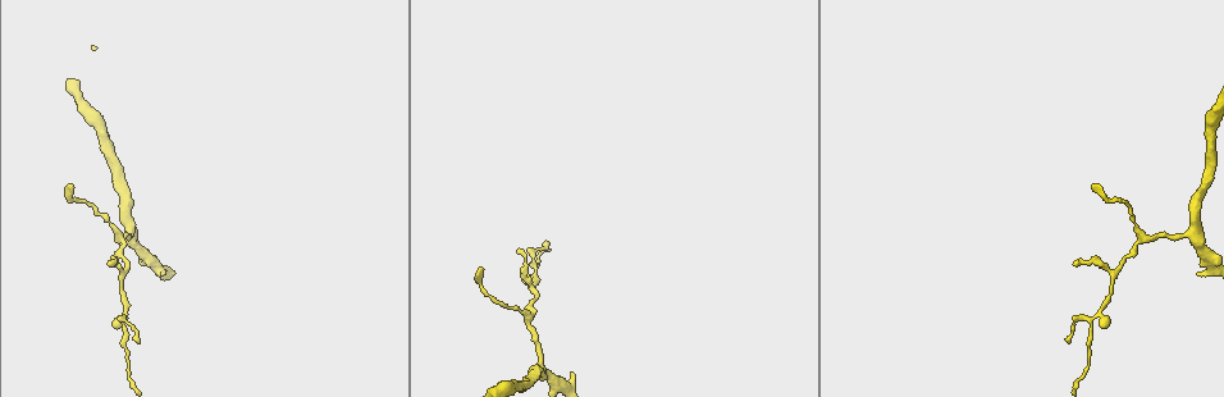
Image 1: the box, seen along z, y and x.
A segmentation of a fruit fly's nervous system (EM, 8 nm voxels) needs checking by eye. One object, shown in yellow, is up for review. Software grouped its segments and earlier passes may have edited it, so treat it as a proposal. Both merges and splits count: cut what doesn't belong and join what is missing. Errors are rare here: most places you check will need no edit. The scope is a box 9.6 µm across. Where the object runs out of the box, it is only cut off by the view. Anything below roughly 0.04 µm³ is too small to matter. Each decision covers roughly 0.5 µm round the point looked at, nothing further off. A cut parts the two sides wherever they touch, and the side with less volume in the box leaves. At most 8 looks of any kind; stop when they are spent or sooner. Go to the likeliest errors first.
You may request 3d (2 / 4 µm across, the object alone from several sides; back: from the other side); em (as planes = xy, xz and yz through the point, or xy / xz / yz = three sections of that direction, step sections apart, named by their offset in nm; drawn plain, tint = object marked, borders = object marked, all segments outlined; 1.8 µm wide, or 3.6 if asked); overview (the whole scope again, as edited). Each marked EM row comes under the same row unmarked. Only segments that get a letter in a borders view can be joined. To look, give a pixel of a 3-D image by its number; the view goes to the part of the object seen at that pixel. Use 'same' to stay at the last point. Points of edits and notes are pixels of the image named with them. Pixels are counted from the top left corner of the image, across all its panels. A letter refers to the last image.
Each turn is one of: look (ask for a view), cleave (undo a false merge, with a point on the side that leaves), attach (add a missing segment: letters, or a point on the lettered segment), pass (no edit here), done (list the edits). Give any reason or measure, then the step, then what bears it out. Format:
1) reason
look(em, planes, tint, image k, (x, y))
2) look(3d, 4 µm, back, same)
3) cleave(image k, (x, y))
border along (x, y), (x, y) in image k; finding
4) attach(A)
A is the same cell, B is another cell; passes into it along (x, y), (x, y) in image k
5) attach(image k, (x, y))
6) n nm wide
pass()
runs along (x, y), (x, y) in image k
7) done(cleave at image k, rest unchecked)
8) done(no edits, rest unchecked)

free end
look(em, yz, step 16, tint, image 1, (1093, 185))

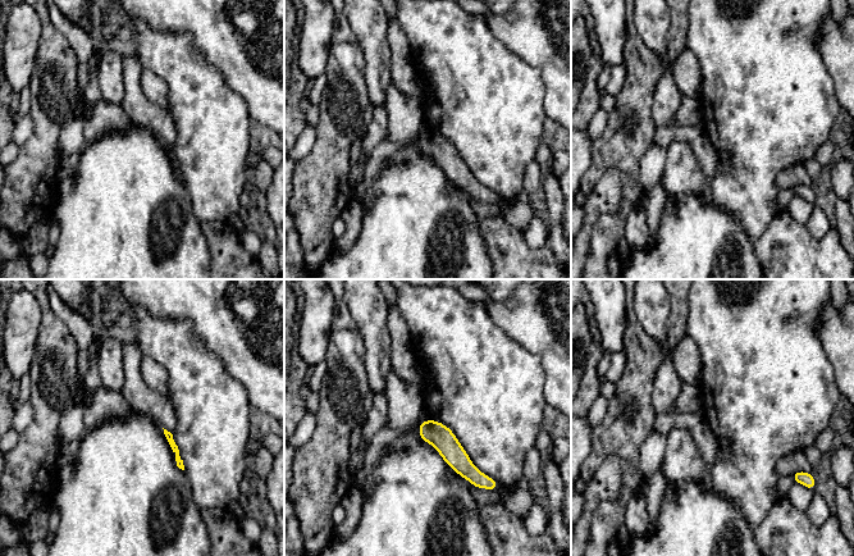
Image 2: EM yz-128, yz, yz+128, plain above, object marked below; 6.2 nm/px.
cut it another way
look(em, planes, borders, same)

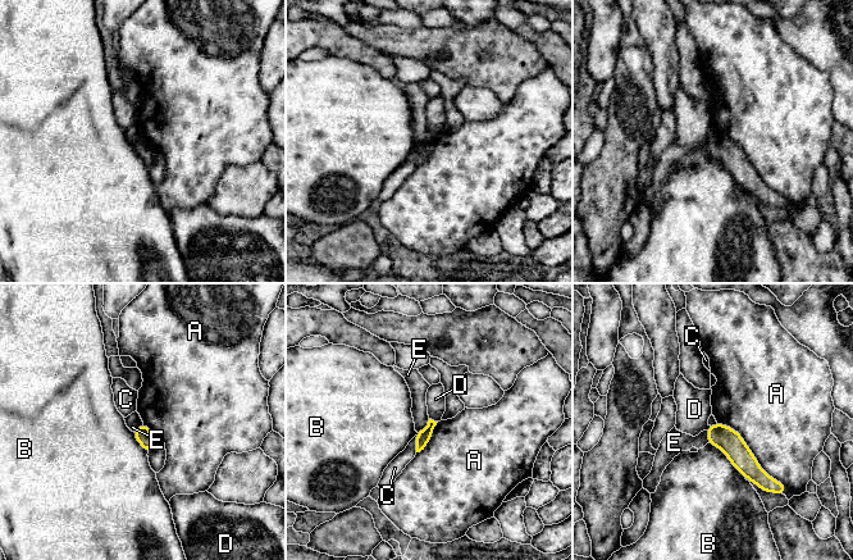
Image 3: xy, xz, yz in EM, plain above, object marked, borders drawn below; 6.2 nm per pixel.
A touches over 600 nm
pass()
A, B, C, D and E are other cells; border along (429, 419), (416, 432) in image 3; no lettered segment goes on from it

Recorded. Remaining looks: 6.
an open end
look(em, planes, borders, image 1, (517, 252))

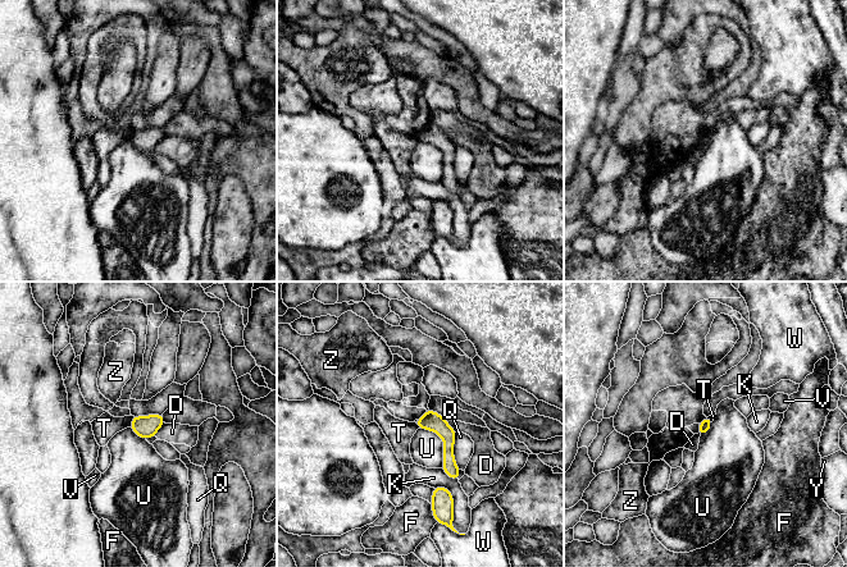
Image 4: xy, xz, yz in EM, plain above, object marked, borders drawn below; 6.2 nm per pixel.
U touches over 300 nm
pass()
D, F, K, Q, T, U, V, W, Y and Z are other cells; border along (419, 428), (441, 438), (441, 467) in image 4; none of them fits

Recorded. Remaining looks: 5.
abrupt turn
look(em, xz, step 8, tint, image 1, (1189, 235))

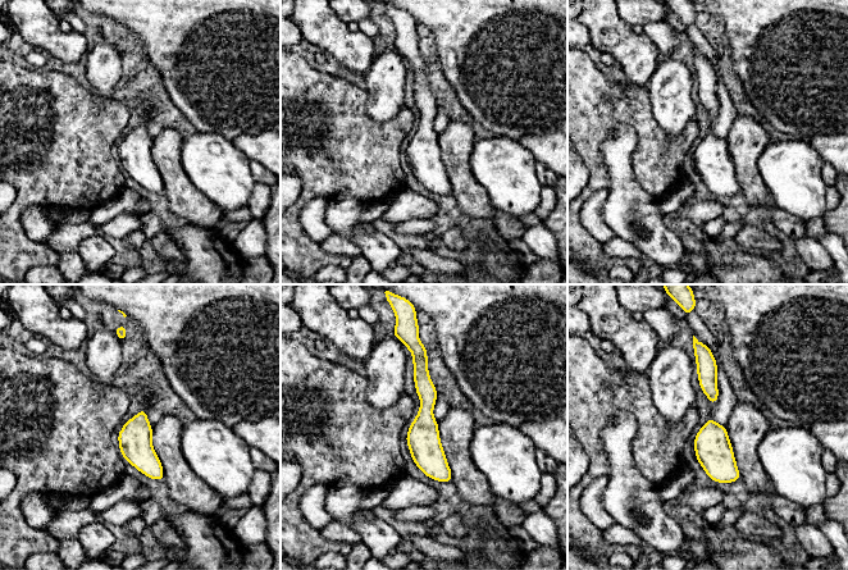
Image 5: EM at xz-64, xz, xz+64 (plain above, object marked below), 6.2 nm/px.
look(em, xz, step 8, borders, same)

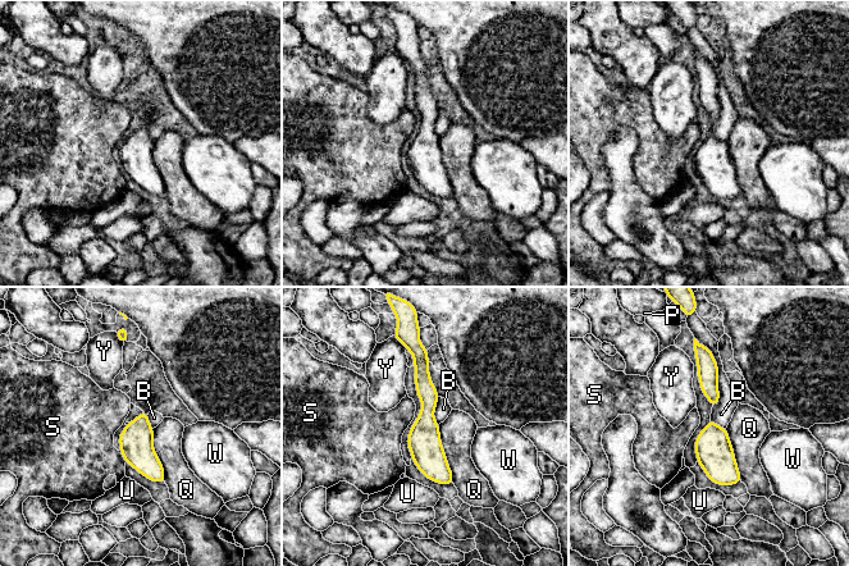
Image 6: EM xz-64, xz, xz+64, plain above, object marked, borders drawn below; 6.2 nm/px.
200 nm wide; B touches over 420 nm
pass()
B, P, Q, S, U, W and Y are other cells; continuous, no second neuron

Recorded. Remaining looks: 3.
done(no edits, rest unchecked)

